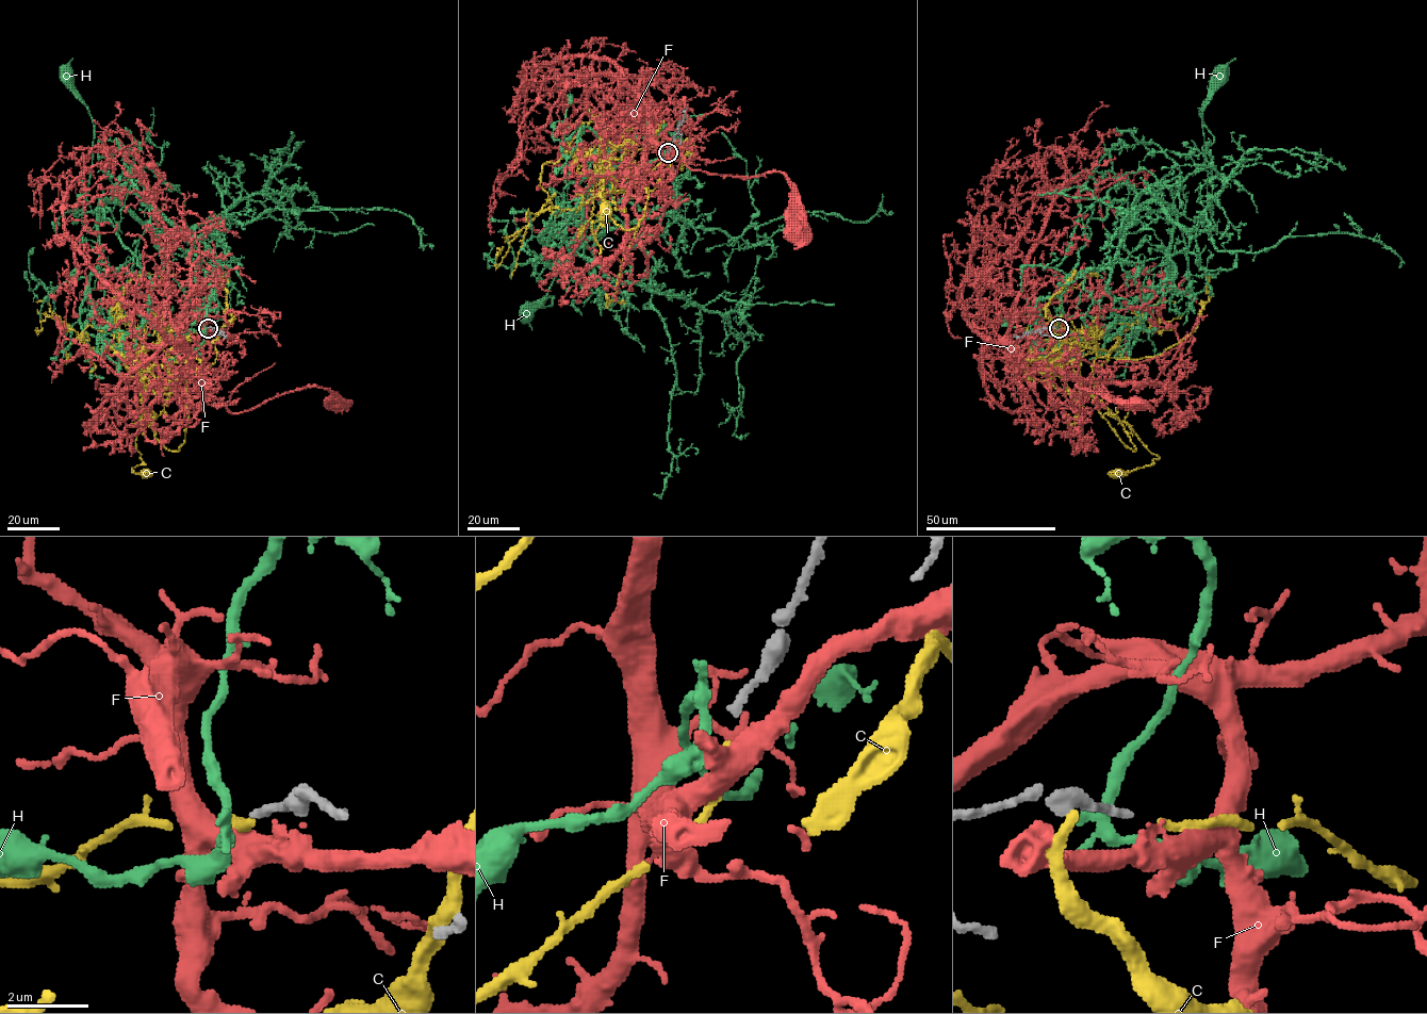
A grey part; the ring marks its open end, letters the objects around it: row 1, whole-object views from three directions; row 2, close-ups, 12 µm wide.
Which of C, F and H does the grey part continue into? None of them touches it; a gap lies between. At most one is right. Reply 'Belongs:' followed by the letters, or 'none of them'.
Belongs: C

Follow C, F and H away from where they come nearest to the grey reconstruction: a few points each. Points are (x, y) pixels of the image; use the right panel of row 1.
C: (1060, 328), (1095, 332), (1091, 343), (1077, 346), (1081, 392), (1095, 396), (1159, 457), (1127, 474), (1119, 471)
F: (1060, 328), (1064, 322), (1054, 320), (1018, 350), (1045, 370), (1050, 396), (1075, 412), (1077, 386), (1138, 401)
H: (1059, 329), (1066, 282), (1112, 263), (1143, 193), (1166, 202), (1178, 224), (1208, 224), (1203, 111), (1220, 75)

